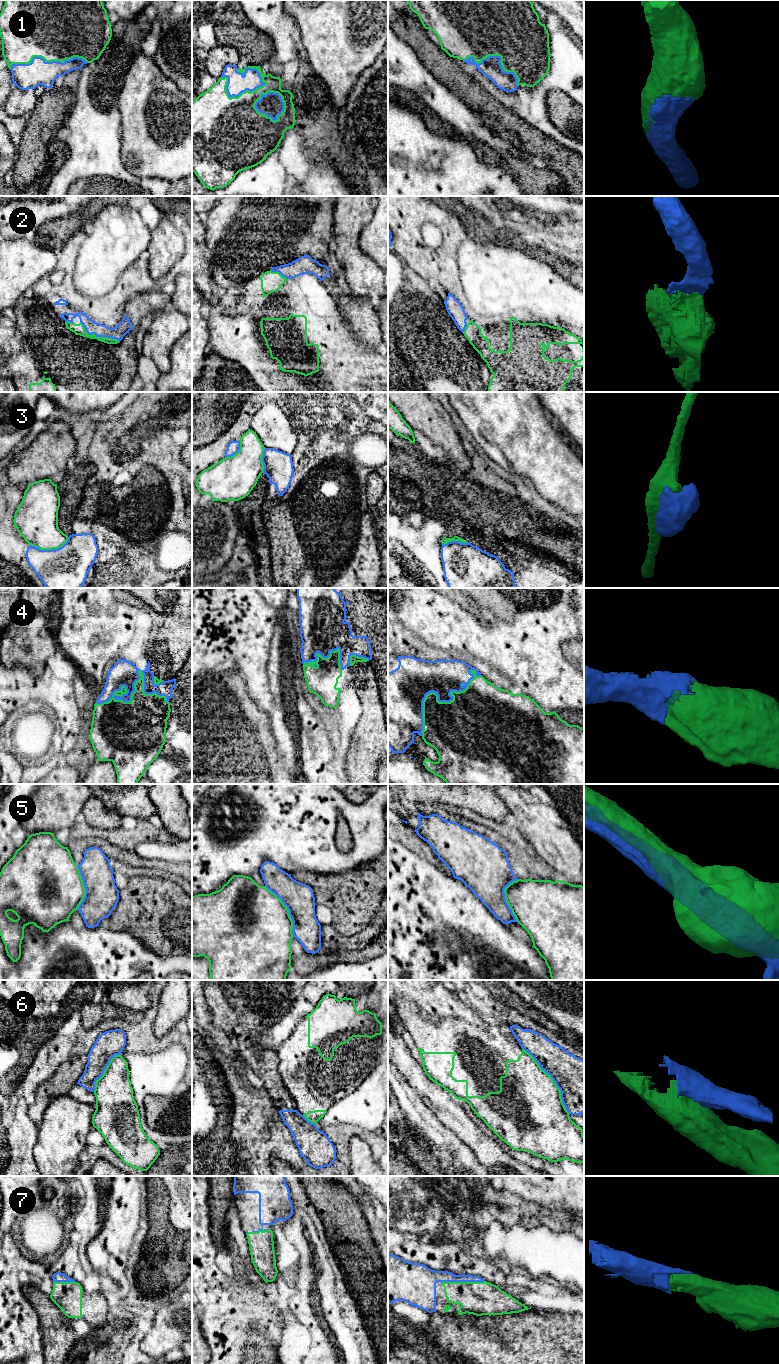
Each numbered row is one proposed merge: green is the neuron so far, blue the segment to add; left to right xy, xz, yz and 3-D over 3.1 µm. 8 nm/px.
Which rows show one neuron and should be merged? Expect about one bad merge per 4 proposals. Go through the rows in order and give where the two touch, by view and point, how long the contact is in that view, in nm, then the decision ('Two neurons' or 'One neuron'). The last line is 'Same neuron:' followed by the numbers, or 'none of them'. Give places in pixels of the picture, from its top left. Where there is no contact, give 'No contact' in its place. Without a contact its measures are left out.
1: Touches green at xz (234, 96). Shared border 380 nm. One neuron
2: Touches green at xy (98, 337). Shared border 360 nm. One neuron
3: Touches green at xy (49, 549). Shared border 320 nm. Two neurons
4: Touches green at yz (437, 699). Shared border 700 nm. One neuron
5: Touches green at xz (288, 910). Shared border 480 nm. Two neurons
6: Touches green at yz (552, 1079). Shared border 650 nm. Two neurons
7: Touches green at yz (462, 1282). Shared border 360 nm. One neuron
Same neuron: 1, 2, 4, 7

